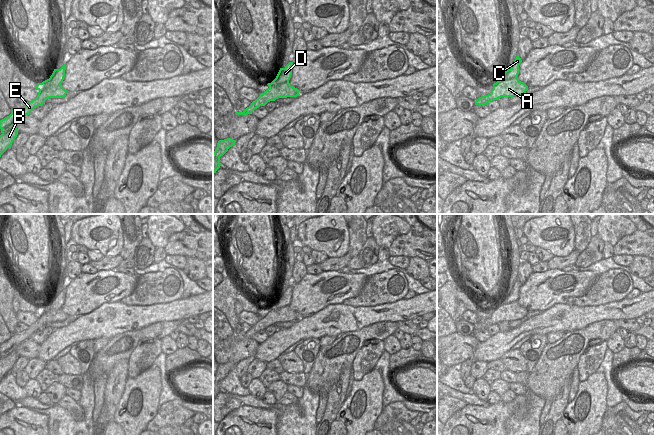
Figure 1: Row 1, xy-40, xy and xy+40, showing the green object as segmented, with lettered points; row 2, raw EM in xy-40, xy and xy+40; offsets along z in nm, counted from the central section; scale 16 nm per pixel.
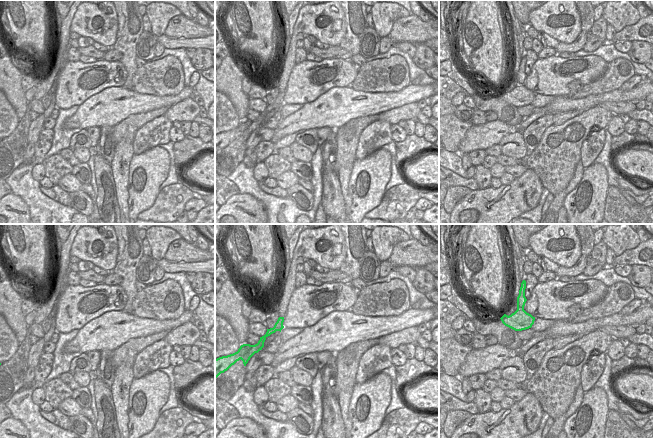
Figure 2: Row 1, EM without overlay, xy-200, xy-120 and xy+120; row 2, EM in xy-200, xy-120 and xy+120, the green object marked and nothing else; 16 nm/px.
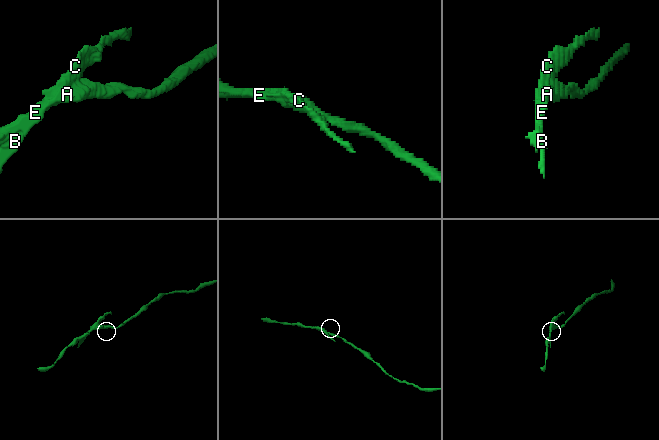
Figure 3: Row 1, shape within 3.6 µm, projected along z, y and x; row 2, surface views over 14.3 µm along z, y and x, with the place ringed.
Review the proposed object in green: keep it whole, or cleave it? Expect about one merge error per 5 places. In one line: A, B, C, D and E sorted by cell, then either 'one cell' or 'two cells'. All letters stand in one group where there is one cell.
A E / B C D | two cells

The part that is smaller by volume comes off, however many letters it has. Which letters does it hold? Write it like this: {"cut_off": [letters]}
{"cut_off": ["B", "C", "D"]}

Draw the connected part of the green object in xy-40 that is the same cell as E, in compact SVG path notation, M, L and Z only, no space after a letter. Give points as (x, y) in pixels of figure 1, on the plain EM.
M48 315L38 316L38 319L35 323L30 325L27 330L22 331L20 333L12 334L11 338L4 343L0 344L0 353L1 357L7 356L11 353L15 348L25 339L29 339L30 336L37 330L43 329L44 327L41 323L48 317Z

